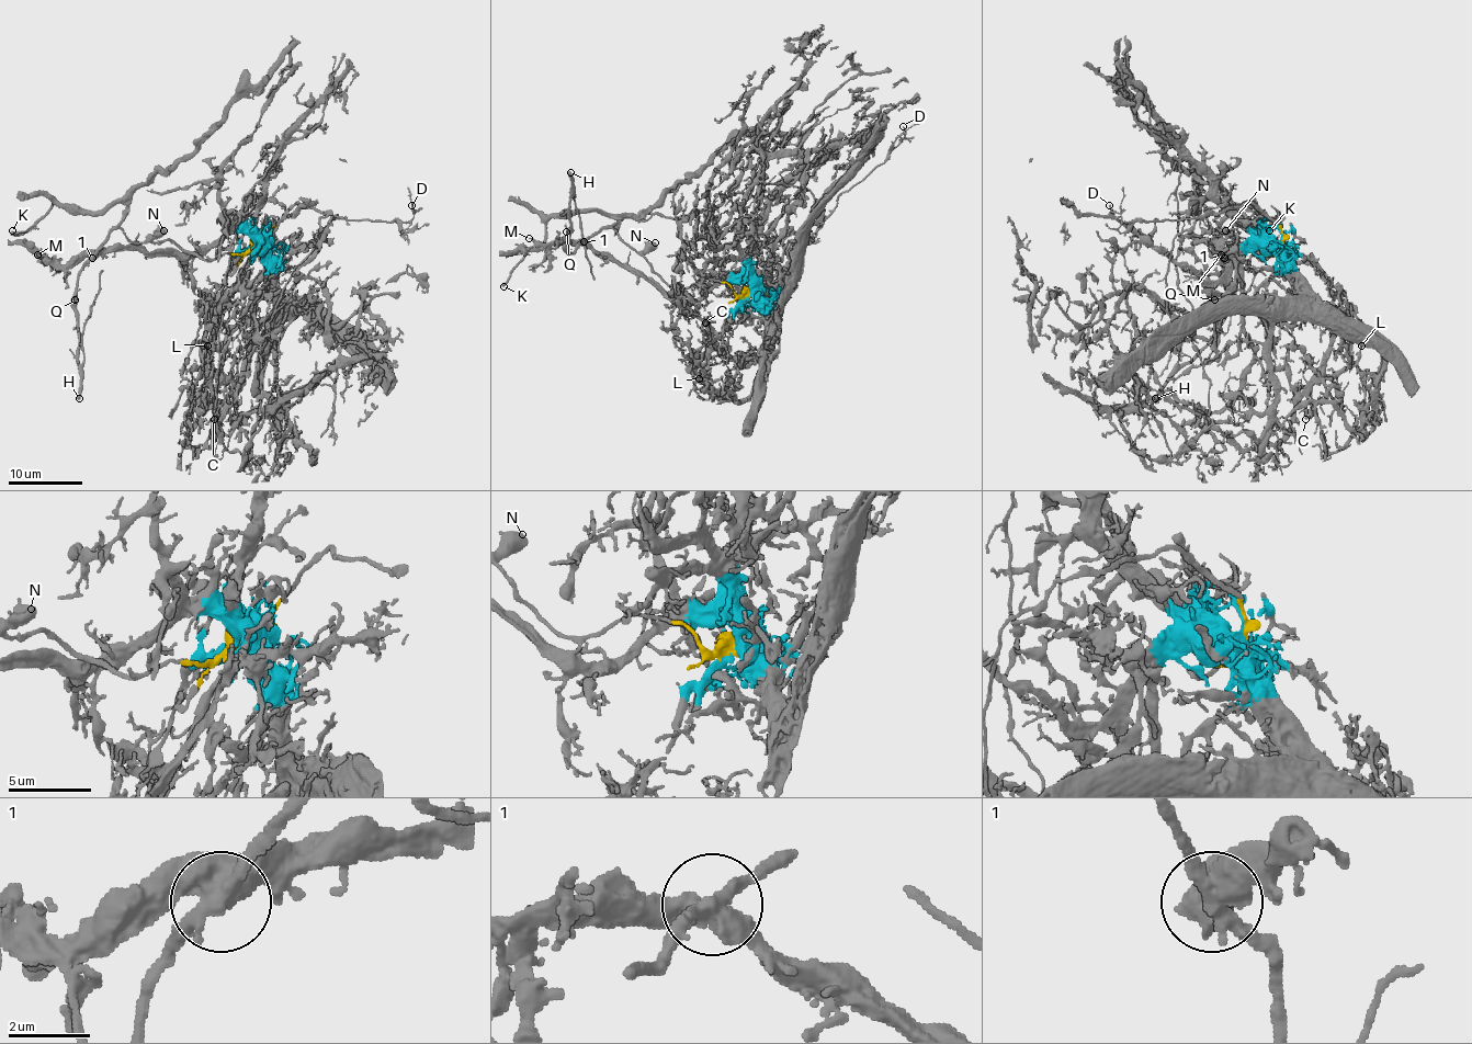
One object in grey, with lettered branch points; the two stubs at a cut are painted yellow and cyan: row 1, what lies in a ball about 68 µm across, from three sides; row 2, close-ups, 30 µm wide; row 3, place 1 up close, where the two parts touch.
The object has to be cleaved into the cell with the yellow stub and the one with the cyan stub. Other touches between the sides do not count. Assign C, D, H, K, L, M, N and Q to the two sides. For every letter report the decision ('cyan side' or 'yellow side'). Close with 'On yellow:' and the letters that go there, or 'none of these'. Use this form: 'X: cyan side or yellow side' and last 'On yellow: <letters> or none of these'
C: cyan side
D: yellow side
H: yellow side
K: yellow side
L: cyan side
M: cyan side
N: yellow side
Q: yellow side
On yellow: D, H, K, N, Q

